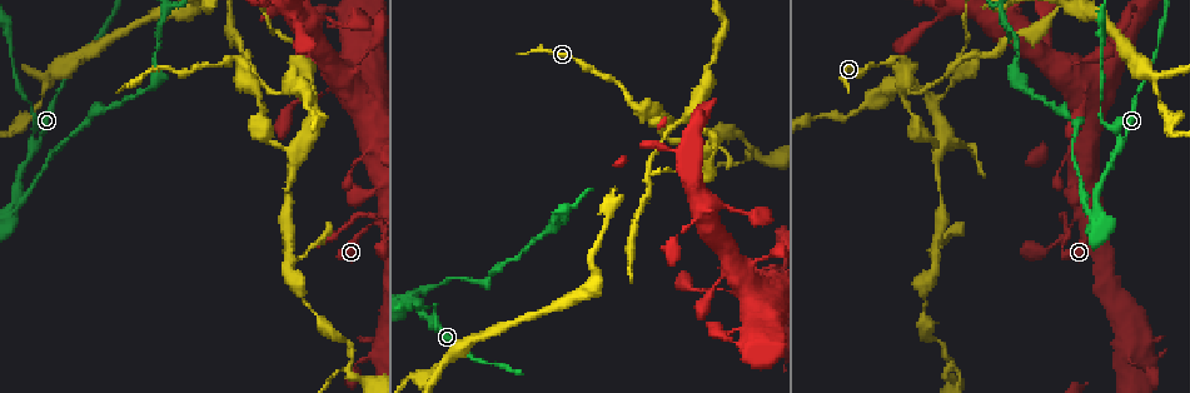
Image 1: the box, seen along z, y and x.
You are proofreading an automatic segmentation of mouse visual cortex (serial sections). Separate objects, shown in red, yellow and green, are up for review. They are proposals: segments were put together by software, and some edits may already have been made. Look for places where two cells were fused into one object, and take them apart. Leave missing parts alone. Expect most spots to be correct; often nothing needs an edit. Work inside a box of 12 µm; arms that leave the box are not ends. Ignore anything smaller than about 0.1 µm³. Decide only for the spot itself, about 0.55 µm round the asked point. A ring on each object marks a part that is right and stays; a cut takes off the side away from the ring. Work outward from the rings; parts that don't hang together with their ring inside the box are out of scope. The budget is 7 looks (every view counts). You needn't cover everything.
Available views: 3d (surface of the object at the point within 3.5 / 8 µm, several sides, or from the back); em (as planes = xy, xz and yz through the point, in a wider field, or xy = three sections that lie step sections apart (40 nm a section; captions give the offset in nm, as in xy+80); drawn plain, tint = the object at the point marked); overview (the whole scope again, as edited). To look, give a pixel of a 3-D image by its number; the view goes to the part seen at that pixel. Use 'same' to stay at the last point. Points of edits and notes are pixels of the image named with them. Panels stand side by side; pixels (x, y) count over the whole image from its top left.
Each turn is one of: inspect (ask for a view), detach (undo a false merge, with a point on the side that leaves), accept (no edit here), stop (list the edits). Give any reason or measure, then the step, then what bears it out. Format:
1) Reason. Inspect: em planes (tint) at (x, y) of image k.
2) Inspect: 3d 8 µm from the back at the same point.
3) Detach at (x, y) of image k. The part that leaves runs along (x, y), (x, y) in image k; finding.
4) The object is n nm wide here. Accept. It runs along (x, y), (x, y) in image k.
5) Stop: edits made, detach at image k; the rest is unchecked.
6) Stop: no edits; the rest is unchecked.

Sudden change in width. Inspect: 3d 3.5 µm at (633, 108) of image 1.

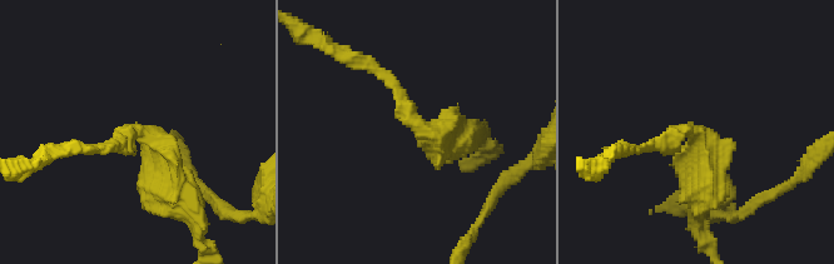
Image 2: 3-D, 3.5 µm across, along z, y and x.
Shape alone is not enough. Inspect: em xy step 5 (tint) at (136, 133) of image 2.

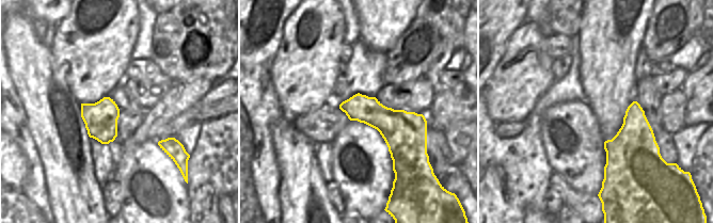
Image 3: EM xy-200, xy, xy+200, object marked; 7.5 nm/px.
Accept. All the same cell.

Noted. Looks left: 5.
Sharp bend. Inspect: 3d 3.5 µm at (289, 153) of image 1.

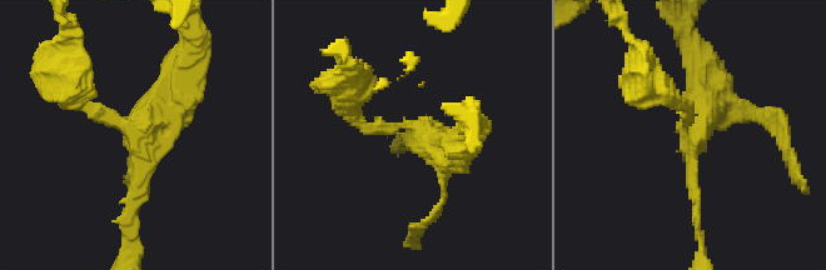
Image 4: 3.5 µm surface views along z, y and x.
Need the tissue. Inspect: em xy step 5 (tint) at (692, 128) of image 4.

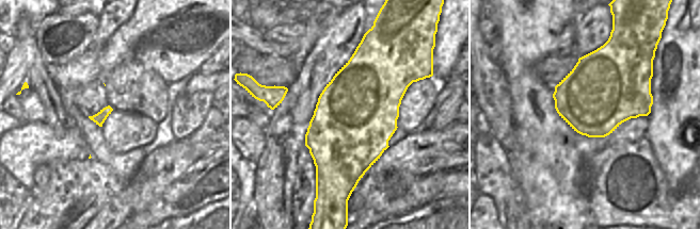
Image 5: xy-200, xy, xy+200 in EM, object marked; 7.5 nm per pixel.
Accept. It runs along (68, 96), (142, 128), (184, 66) in image 4; one cell here.

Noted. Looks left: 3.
Arms part here. Inspect: 3d 8 µm at (911, 88) of image 1.

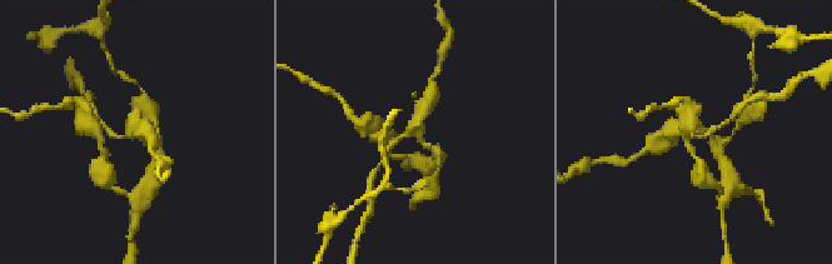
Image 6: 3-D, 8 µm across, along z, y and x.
Inspect: 3d 3.5 µm at (133, 125) of image 6.

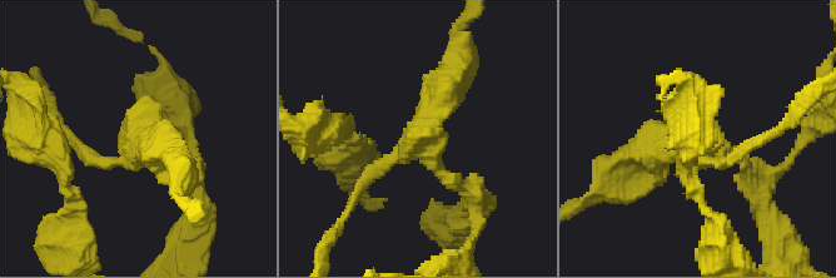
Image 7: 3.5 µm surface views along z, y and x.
Need the tissue. Inspect: em xy step 1 (tint) at (420, 141) of image 7.

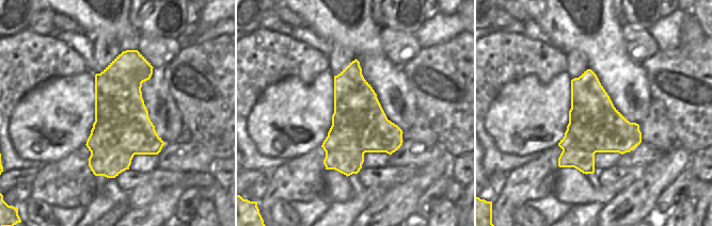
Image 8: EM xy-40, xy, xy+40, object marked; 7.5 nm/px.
Accept. It runs along (755, 182), (706, 143), (632, 154) in image 7; all the same cell.

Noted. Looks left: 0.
Stop: no edits; the rest is unchecked.

